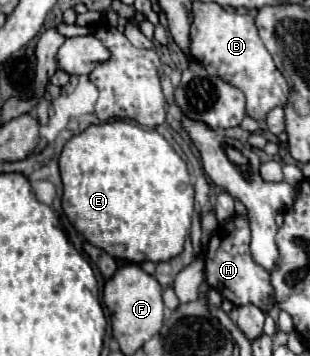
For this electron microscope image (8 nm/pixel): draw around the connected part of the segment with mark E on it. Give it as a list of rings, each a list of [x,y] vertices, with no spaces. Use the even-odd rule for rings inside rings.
[[[111,120],[89,126],[65,144],[59,158],[59,170],[63,180],[65,216],[89,244],[105,250],[117,260],[133,264],[143,264],[147,260],[155,264],[167,262],[181,254],[183,242],[191,232],[193,186],[187,164],[161,134],[129,120]]]

